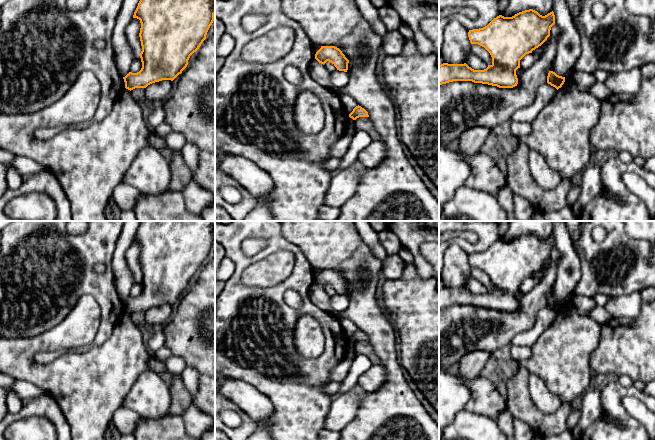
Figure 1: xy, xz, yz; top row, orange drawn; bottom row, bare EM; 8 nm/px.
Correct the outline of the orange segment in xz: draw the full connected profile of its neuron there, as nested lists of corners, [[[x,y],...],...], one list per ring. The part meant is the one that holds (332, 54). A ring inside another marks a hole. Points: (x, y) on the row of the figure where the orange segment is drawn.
[[[321,46],[315,54],[315,59],[323,65],[329,61],[339,71],[347,72],[348,70],[349,60],[345,57],[342,51],[335,46]]]

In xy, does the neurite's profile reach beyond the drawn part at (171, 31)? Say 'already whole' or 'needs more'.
already whole

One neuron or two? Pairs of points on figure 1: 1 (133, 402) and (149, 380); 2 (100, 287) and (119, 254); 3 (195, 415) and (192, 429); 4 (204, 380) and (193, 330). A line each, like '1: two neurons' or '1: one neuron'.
1: one neuron
2: two neurons
3: one neuron
4: two neurons

